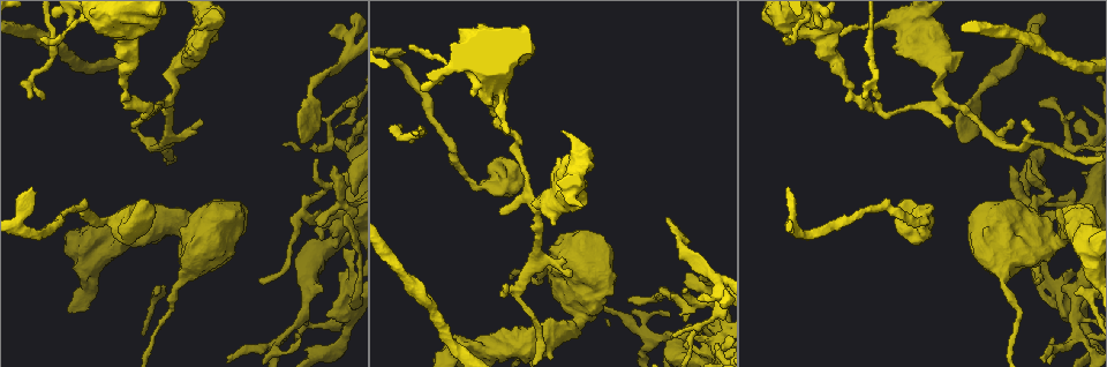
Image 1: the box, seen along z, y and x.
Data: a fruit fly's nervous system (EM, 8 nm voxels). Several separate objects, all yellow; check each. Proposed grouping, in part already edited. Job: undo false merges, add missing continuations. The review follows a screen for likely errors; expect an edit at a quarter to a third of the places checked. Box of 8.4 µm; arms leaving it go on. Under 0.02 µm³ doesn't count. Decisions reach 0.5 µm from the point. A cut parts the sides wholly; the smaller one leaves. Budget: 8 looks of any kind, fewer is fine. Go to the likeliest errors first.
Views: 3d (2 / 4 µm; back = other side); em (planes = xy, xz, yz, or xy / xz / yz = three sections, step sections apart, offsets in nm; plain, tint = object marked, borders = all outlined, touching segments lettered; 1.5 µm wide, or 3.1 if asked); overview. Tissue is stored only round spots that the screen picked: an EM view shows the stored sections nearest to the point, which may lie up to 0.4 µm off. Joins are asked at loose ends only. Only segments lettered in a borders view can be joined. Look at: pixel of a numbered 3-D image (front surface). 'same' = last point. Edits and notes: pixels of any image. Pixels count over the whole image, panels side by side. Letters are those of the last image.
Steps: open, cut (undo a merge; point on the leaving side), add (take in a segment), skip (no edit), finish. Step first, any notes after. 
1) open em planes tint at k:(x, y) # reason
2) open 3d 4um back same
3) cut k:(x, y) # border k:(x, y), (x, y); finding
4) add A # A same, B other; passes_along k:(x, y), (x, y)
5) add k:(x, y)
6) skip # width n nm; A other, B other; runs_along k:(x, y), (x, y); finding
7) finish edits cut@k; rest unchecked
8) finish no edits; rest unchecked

open 3d 2um at 1:(343, 206) # narrows sharply

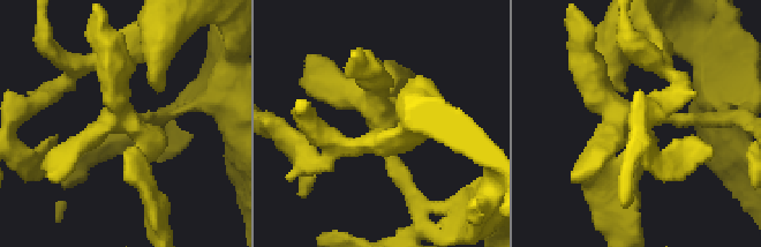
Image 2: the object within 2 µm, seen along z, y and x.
open em xy step 4 tint at 2:(129, 122)

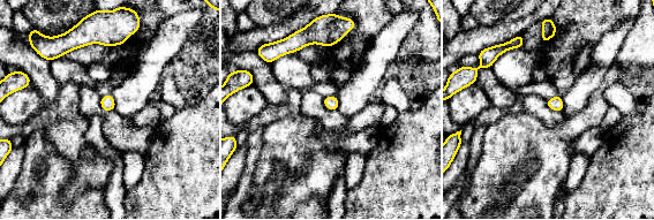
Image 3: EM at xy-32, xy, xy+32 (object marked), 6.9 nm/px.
open em planes borders same # cut it another way

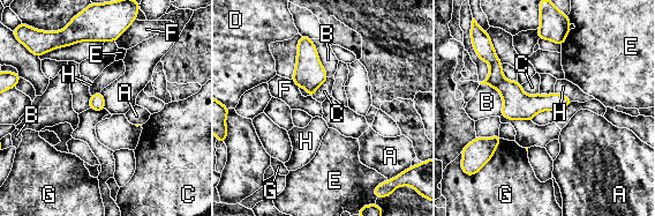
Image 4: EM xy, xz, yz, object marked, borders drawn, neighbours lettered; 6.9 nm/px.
skip # longest_contact B 280 nm; A other, B other, C other, D other, E other, F other, G other, H other; runs_along 4:(492, 62), (520, 102), (567, 102); all the same neuron

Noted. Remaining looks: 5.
open em planes plain at 1:(910, 209) # stops while still wide

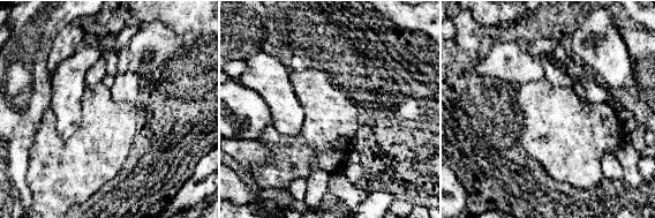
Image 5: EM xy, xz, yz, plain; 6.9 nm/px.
open em planes tint same # where the object lies

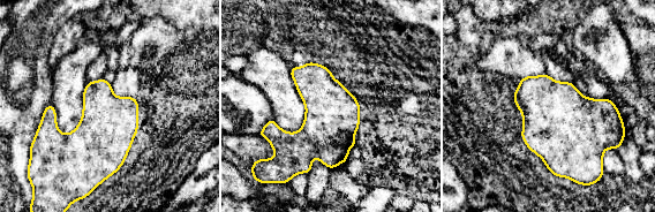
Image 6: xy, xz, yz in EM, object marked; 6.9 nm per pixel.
open em planes borders same

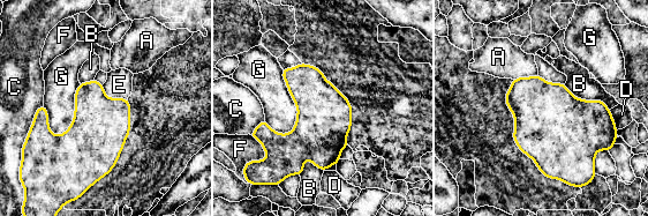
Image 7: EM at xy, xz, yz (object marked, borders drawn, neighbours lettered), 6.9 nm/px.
skip # longest_contact G 460 nm; A other, B other, C other, D other, E other, F other, G other; border 7:(102, 84), (108, 97), (127, 99); none of them fits

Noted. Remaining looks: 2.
open 3d 4um at 1:(698, 297) # free end

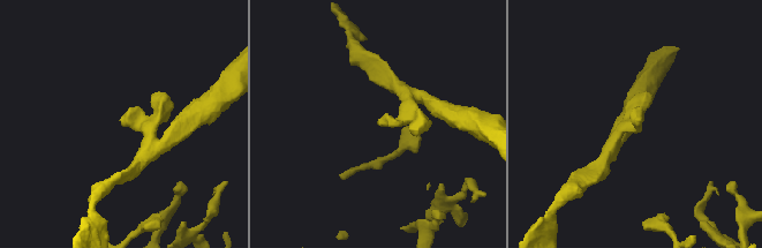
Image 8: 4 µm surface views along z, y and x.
open em planes borders at 8:(378, 120)

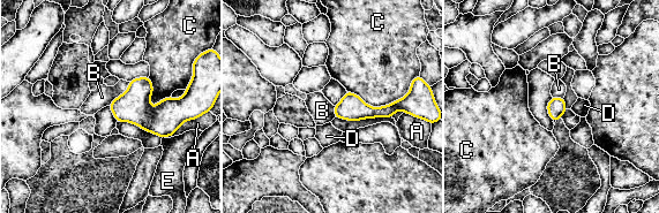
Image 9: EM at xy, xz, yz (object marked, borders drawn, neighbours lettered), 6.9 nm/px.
skip # width 130 nm; A other, B other, C other, D other, E other; none of them fits

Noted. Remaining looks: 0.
finish no edits; rest unchecked

